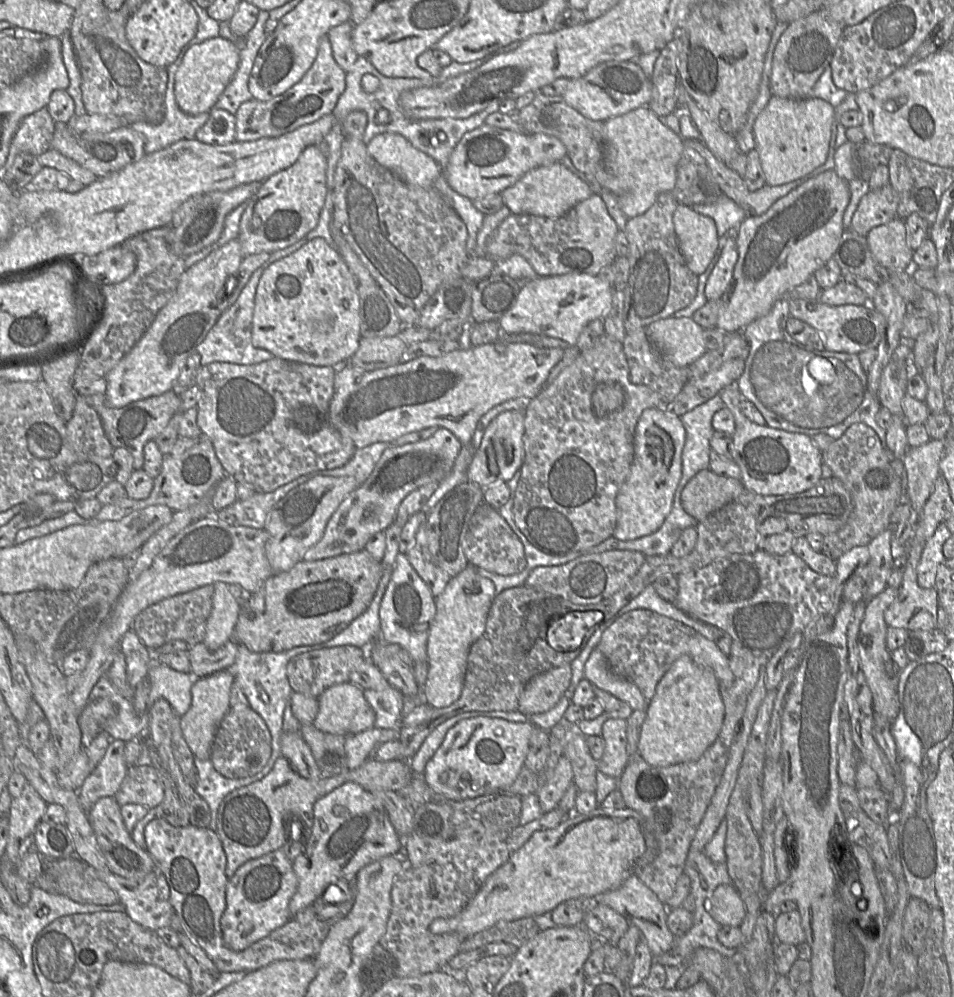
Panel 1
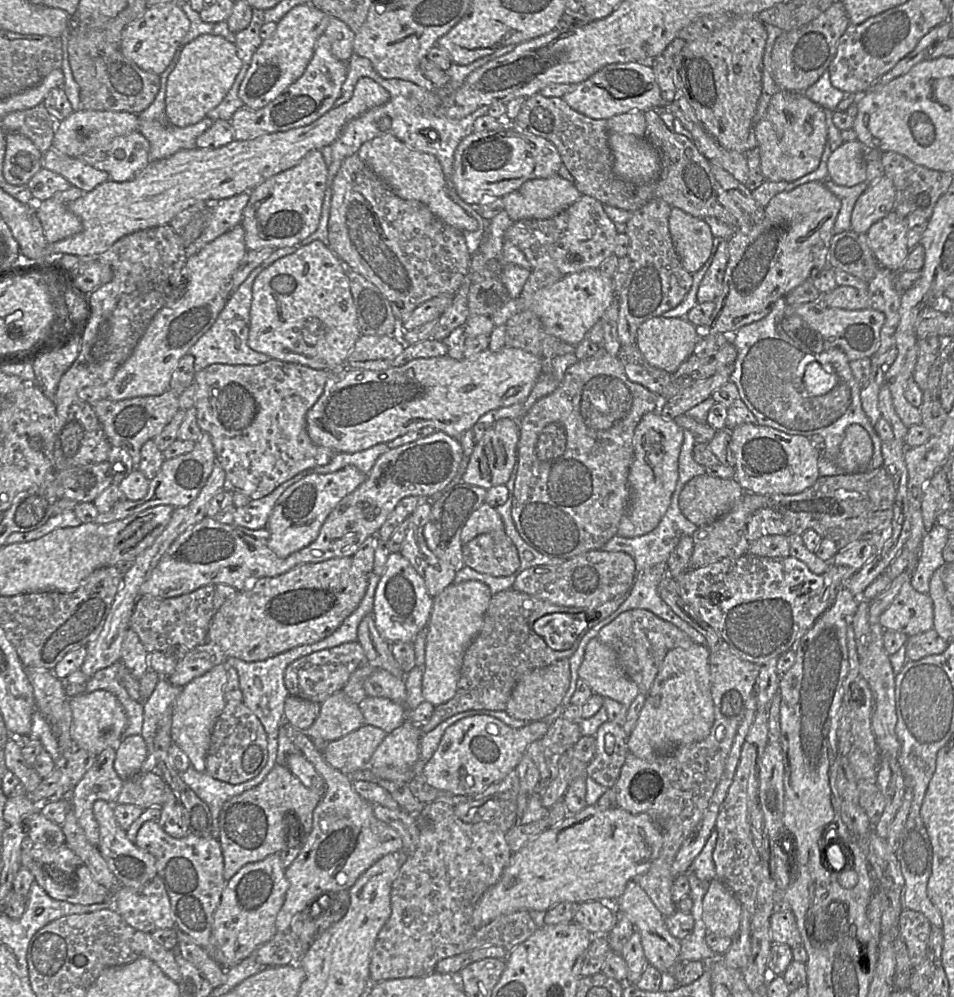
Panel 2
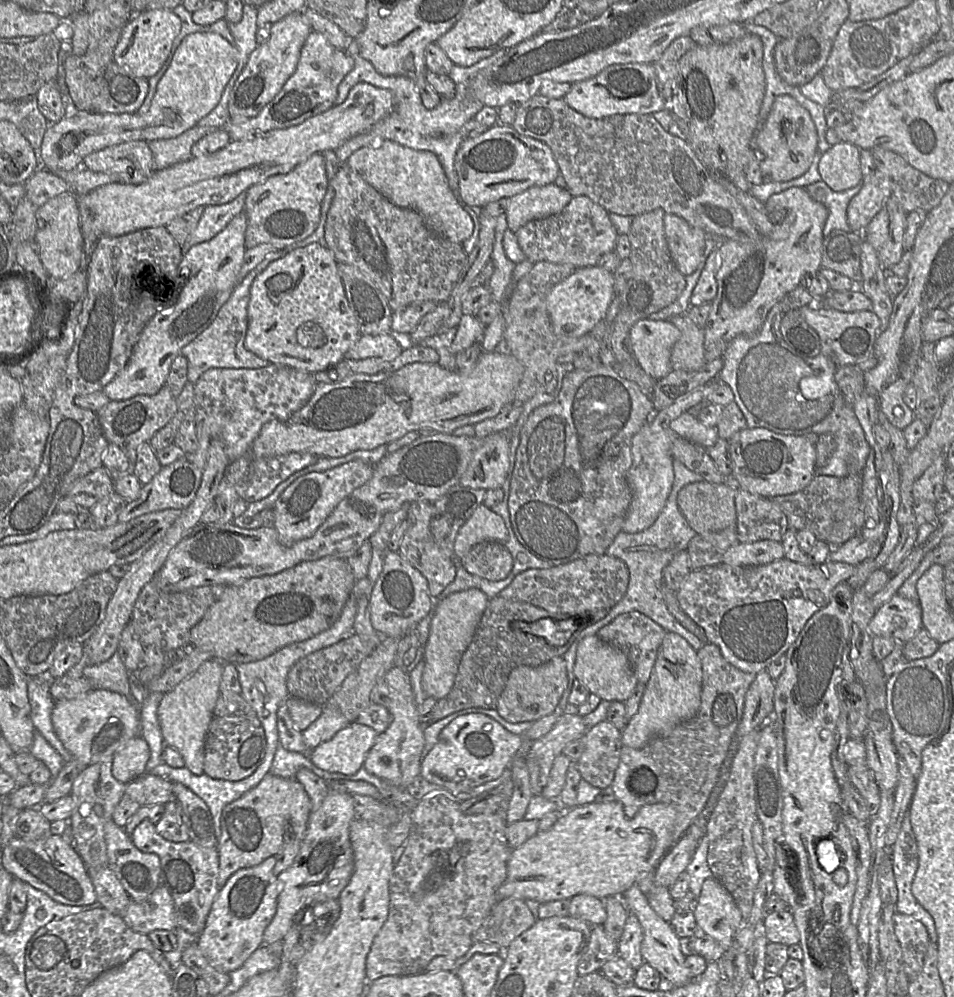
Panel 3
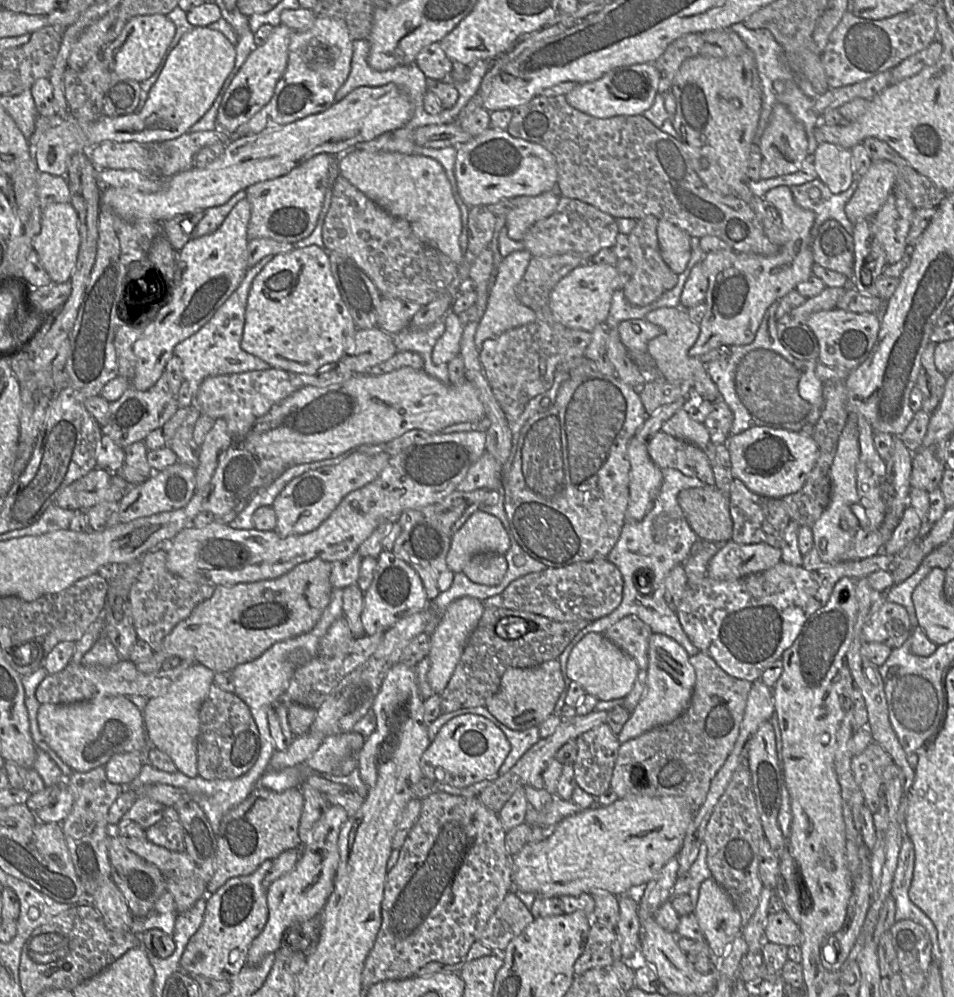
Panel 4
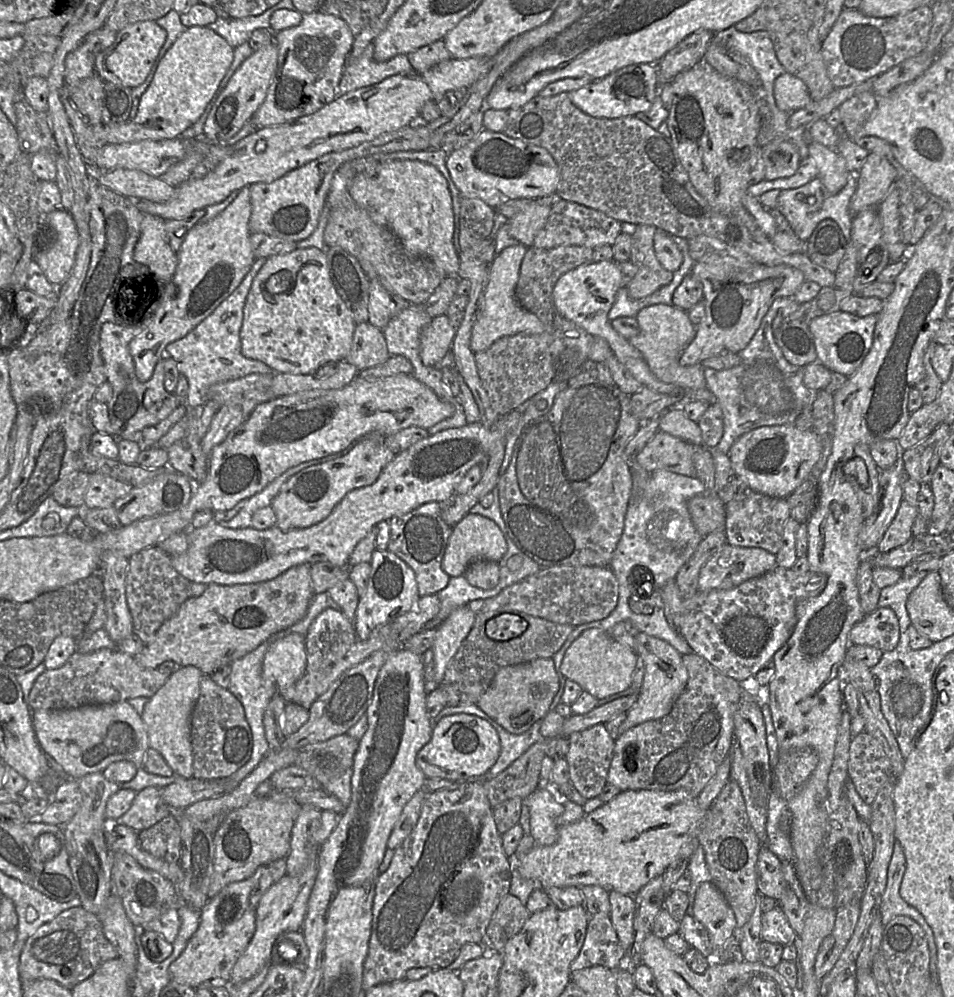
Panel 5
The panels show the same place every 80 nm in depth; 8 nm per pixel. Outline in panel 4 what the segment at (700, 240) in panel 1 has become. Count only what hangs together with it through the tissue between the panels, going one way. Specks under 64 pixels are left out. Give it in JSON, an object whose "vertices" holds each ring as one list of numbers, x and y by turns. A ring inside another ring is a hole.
{"vertices":[[664,219,658,222,657,235,663,260,676,274,681,274,691,257,692,237]]}

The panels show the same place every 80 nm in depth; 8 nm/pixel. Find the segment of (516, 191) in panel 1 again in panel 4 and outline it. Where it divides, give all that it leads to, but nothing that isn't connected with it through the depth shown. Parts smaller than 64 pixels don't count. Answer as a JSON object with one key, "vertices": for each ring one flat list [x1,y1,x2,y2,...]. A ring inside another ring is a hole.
{"vertices":[[547,191,537,196,518,196,513,200,513,208,506,215,508,236,521,241,526,231,537,221,551,216,559,203,561,195]]}

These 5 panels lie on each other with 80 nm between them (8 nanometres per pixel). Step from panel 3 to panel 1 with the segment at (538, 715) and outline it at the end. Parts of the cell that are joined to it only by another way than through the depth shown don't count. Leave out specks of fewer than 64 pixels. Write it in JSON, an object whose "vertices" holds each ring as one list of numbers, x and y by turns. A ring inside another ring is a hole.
{"vertices":[[571,664,536,675,525,686,517,711,526,716,548,712,564,696,571,679]]}

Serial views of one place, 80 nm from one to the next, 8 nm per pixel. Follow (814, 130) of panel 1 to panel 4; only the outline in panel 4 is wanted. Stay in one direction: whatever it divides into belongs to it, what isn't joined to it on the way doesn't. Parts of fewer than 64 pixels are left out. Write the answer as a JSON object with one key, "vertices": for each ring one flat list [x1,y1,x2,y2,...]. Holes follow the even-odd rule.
{"vertices":[[775,104,757,149,761,159,761,179,776,178,799,171,808,156,807,149,808,137,804,126,794,118,785,105]]}

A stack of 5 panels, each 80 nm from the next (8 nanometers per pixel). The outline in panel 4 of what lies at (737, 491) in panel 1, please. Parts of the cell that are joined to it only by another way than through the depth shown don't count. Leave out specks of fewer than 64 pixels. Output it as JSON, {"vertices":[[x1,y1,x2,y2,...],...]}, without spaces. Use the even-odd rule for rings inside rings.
{"vertices":[[715,486,683,489,678,503,689,525,700,540,724,544,731,540,733,521,730,497]]}

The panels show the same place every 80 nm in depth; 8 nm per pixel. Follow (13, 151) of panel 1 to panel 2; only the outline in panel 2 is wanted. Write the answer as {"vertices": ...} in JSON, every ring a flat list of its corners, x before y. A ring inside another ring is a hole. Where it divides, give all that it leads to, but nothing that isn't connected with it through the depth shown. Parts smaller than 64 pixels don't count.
{"vertices":[[43,103,26,110,11,112,1,121,6,133,16,132,26,136,41,153,52,148,56,124]]}

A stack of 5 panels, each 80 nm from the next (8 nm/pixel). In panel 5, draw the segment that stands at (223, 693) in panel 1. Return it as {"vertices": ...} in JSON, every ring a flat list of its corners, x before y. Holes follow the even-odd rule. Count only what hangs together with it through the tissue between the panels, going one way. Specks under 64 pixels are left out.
{"vertices":[[195,666,176,669,166,683,148,699,141,714,145,725,148,744,166,760,175,775,193,778,193,751,191,744,190,719,192,709,200,695,200,679,205,675]]}

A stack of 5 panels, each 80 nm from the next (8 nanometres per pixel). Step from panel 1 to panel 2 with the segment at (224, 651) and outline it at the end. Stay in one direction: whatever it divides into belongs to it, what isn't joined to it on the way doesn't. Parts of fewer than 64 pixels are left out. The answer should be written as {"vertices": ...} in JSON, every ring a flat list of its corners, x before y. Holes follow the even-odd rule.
{"vertices":[[206,642,187,651,175,670,168,676,168,680,174,686,184,687,215,666,225,664,227,658,219,645]]}

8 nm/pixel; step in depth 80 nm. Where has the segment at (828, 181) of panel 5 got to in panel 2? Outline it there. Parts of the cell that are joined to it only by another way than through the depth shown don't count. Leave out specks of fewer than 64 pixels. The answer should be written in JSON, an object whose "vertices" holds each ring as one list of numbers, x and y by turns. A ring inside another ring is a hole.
{"vertices":[[857,140,844,142,832,151,828,178,839,186,852,187,866,181,865,147]]}

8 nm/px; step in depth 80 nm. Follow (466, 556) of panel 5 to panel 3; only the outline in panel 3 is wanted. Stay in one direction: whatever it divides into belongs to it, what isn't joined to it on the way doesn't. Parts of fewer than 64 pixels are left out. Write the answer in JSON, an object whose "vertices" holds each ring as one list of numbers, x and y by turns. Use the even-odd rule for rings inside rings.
{"vertices":[[482,503,459,529,454,543,454,558,461,564,461,559,474,545,483,541,505,543,507,537,502,517]]}

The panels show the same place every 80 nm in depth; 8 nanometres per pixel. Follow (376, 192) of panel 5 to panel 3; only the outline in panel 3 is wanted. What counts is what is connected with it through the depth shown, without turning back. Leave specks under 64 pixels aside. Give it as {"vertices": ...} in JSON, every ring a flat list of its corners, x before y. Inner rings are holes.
{"vertices":[[381,140,353,152,346,164,396,206,417,211,433,233,460,244,471,236,474,222,457,202,434,153,414,150,391,140]]}

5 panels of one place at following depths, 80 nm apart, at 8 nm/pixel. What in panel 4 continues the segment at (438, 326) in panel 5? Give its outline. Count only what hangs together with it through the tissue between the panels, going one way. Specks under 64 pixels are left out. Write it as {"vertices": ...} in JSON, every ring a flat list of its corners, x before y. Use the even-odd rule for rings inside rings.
{"vertices":[[449,311,443,318,443,322,445,331,432,351,432,361,435,365,446,364,460,352,464,326,460,322,459,315]]}

